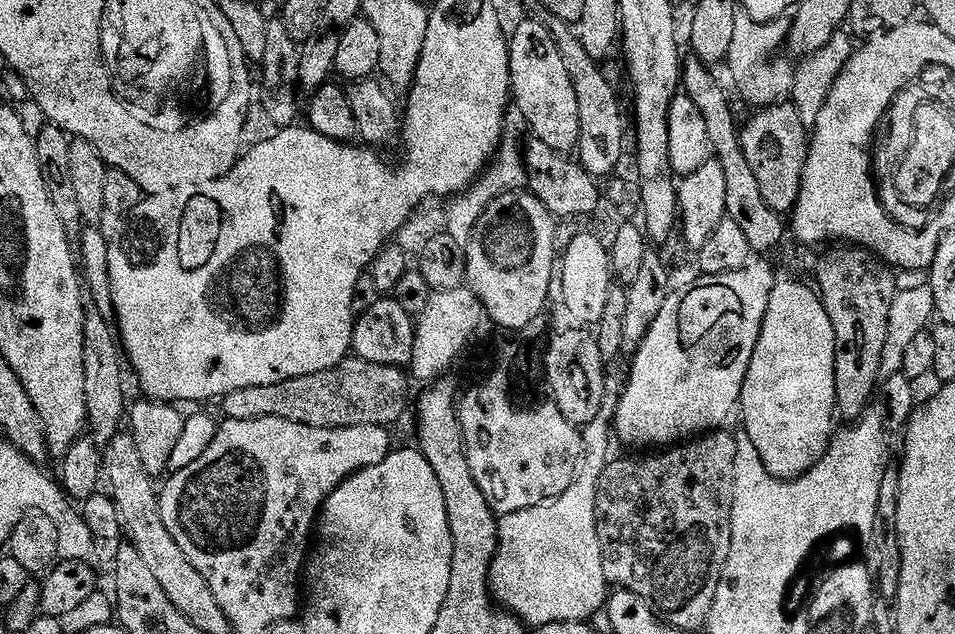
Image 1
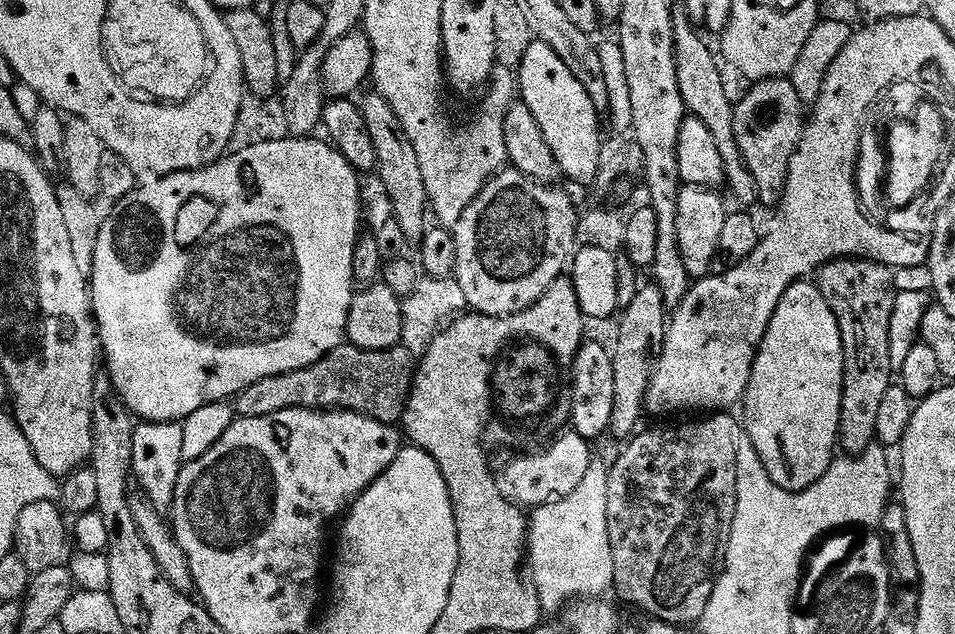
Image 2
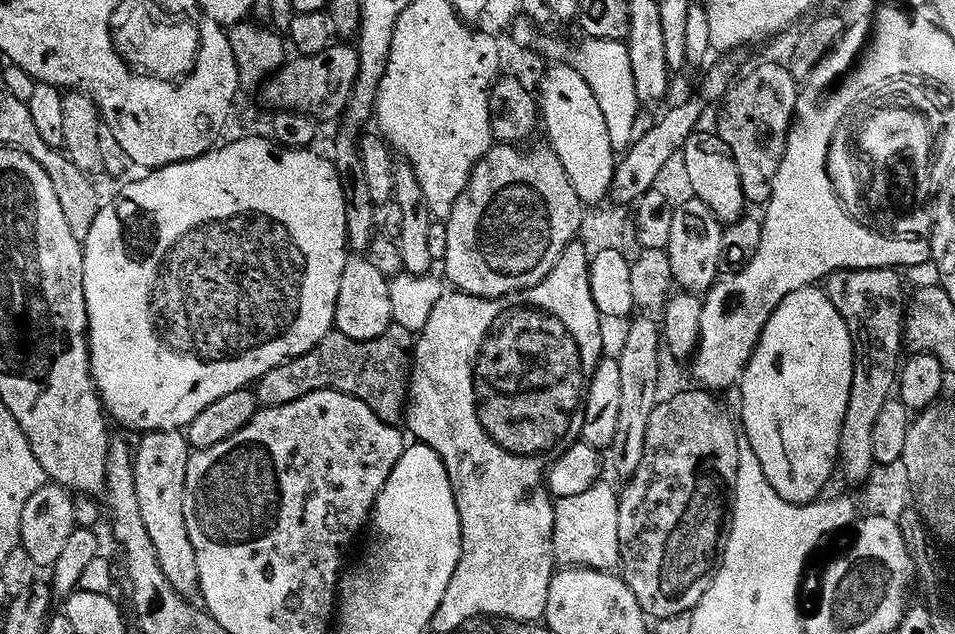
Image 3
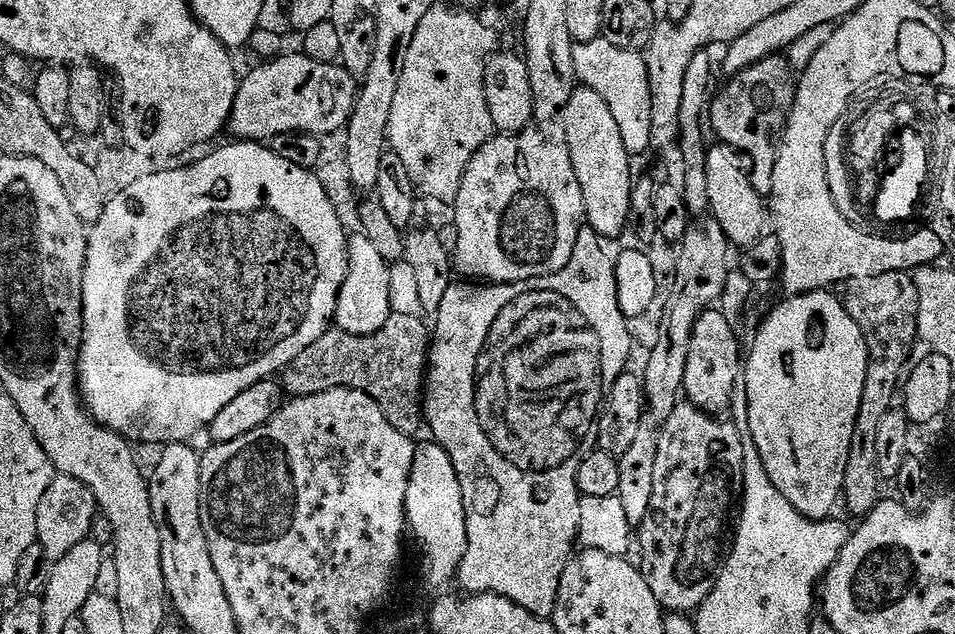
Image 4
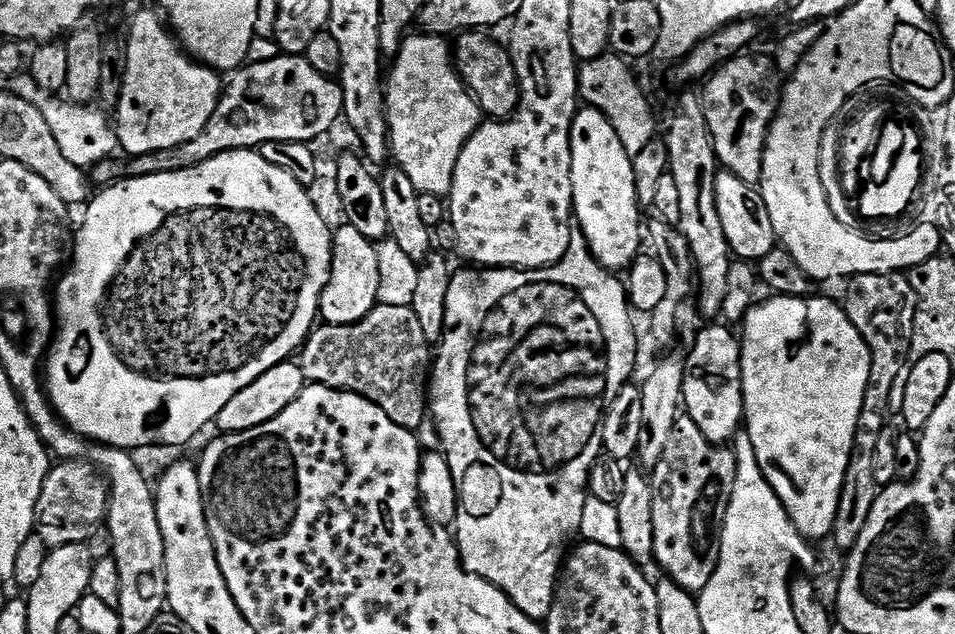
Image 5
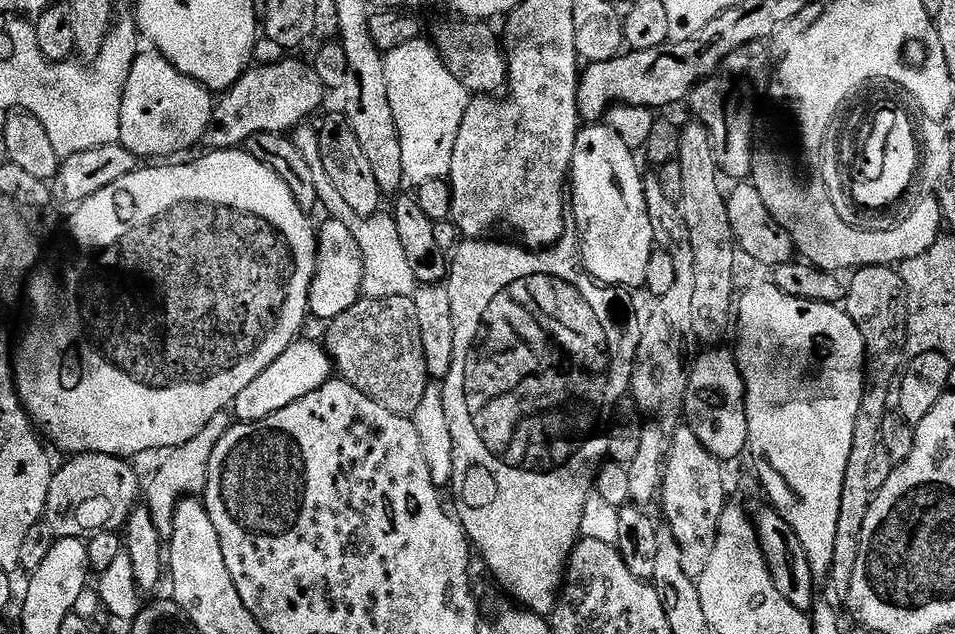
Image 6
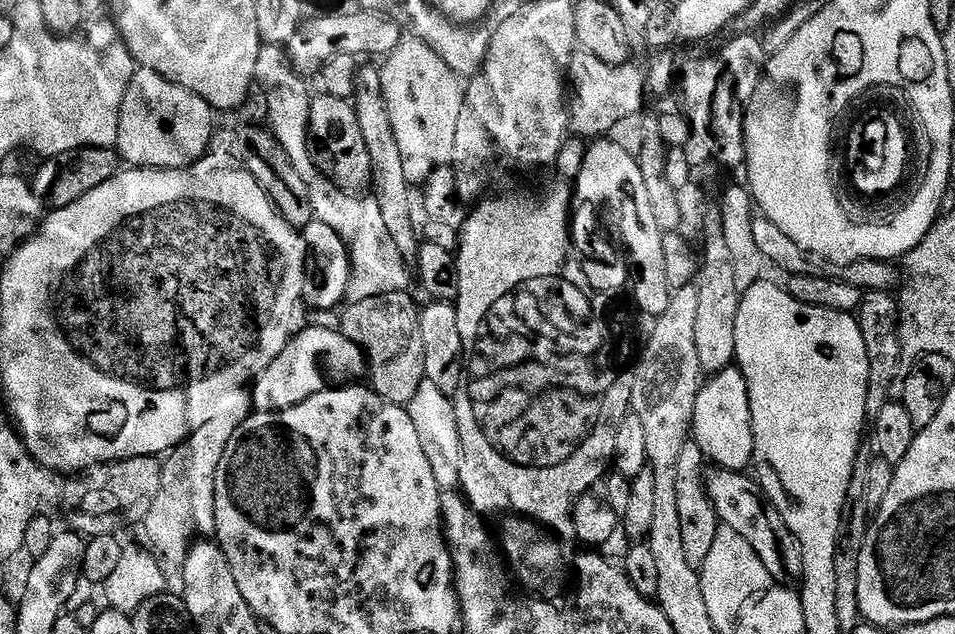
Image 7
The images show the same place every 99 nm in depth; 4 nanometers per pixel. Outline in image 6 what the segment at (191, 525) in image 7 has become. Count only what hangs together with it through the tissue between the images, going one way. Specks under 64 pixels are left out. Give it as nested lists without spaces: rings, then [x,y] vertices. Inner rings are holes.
[[[227,411],[214,414],[214,418],[210,418],[210,422],[206,422],[206,426],[202,426],[202,430],[198,430],[198,434],[194,434],[194,438],[190,438],[190,442],[171,449],[165,455],[168,457],[161,462],[160,469],[153,474],[152,481],[149,484],[147,481],[146,507],[161,537],[167,538],[172,535],[174,514],[181,501],[185,498],[199,497],[203,493],[208,481],[210,454],[214,454],[214,446],[218,446],[218,442],[222,442],[222,438],[228,433],[233,423],[233,417]]]

